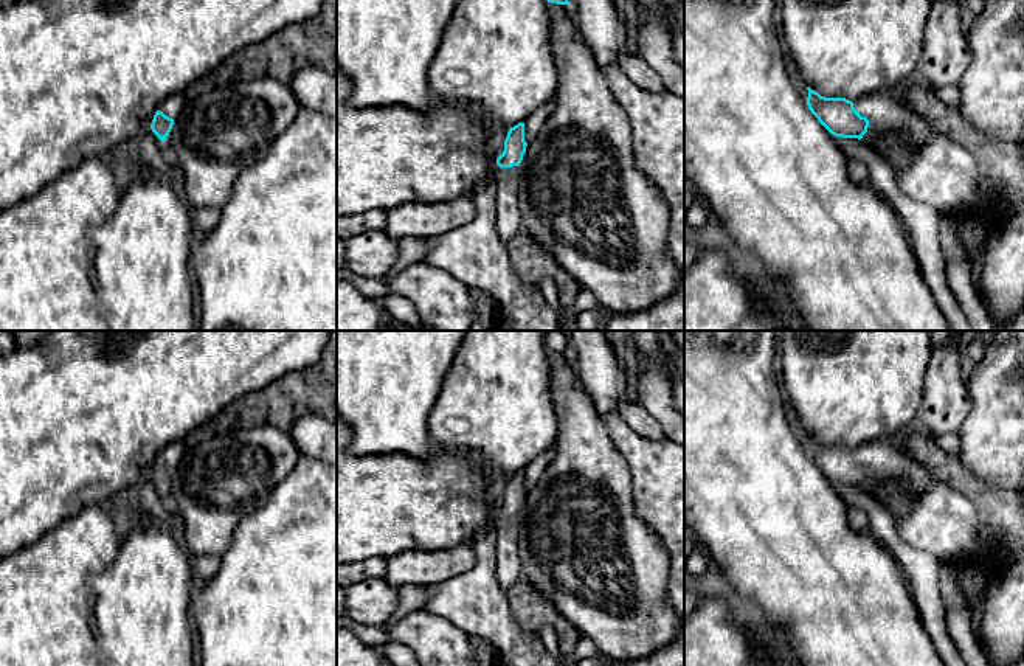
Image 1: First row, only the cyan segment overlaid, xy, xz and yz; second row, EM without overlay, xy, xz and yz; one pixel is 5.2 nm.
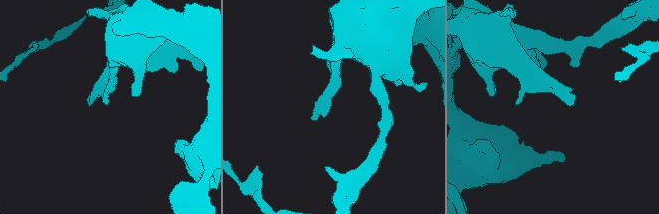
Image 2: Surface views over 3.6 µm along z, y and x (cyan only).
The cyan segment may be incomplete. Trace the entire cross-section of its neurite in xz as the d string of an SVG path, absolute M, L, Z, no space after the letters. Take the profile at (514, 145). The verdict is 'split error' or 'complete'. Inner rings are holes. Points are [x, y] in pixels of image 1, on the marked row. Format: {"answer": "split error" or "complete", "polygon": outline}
{"answer": "split error", "polygon": "M524 123L510 127L504 140L504 151L496 158L500 183L495 193L495 228L500 238L509 244L521 228L520 211L520 163L526 152Z"}

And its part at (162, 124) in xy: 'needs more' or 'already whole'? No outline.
needs more

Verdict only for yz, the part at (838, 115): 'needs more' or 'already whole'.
needs more

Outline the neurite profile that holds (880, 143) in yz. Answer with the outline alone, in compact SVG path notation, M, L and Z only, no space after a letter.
M887 130L887 132L877 132L874 135L870 135L869 132L866 132L861 138L861 141L864 143L864 146L867 147L867 151L872 151L875 154L878 154L880 157L883 157L889 166L892 168L892 171L898 166L903 165L903 161L900 163L892 163L887 158L887 151L897 143L897 137L894 130Z

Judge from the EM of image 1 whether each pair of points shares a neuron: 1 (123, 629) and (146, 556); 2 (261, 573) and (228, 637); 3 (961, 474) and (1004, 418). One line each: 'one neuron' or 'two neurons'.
1: one neuron
2: one neuron
3: two neurons

